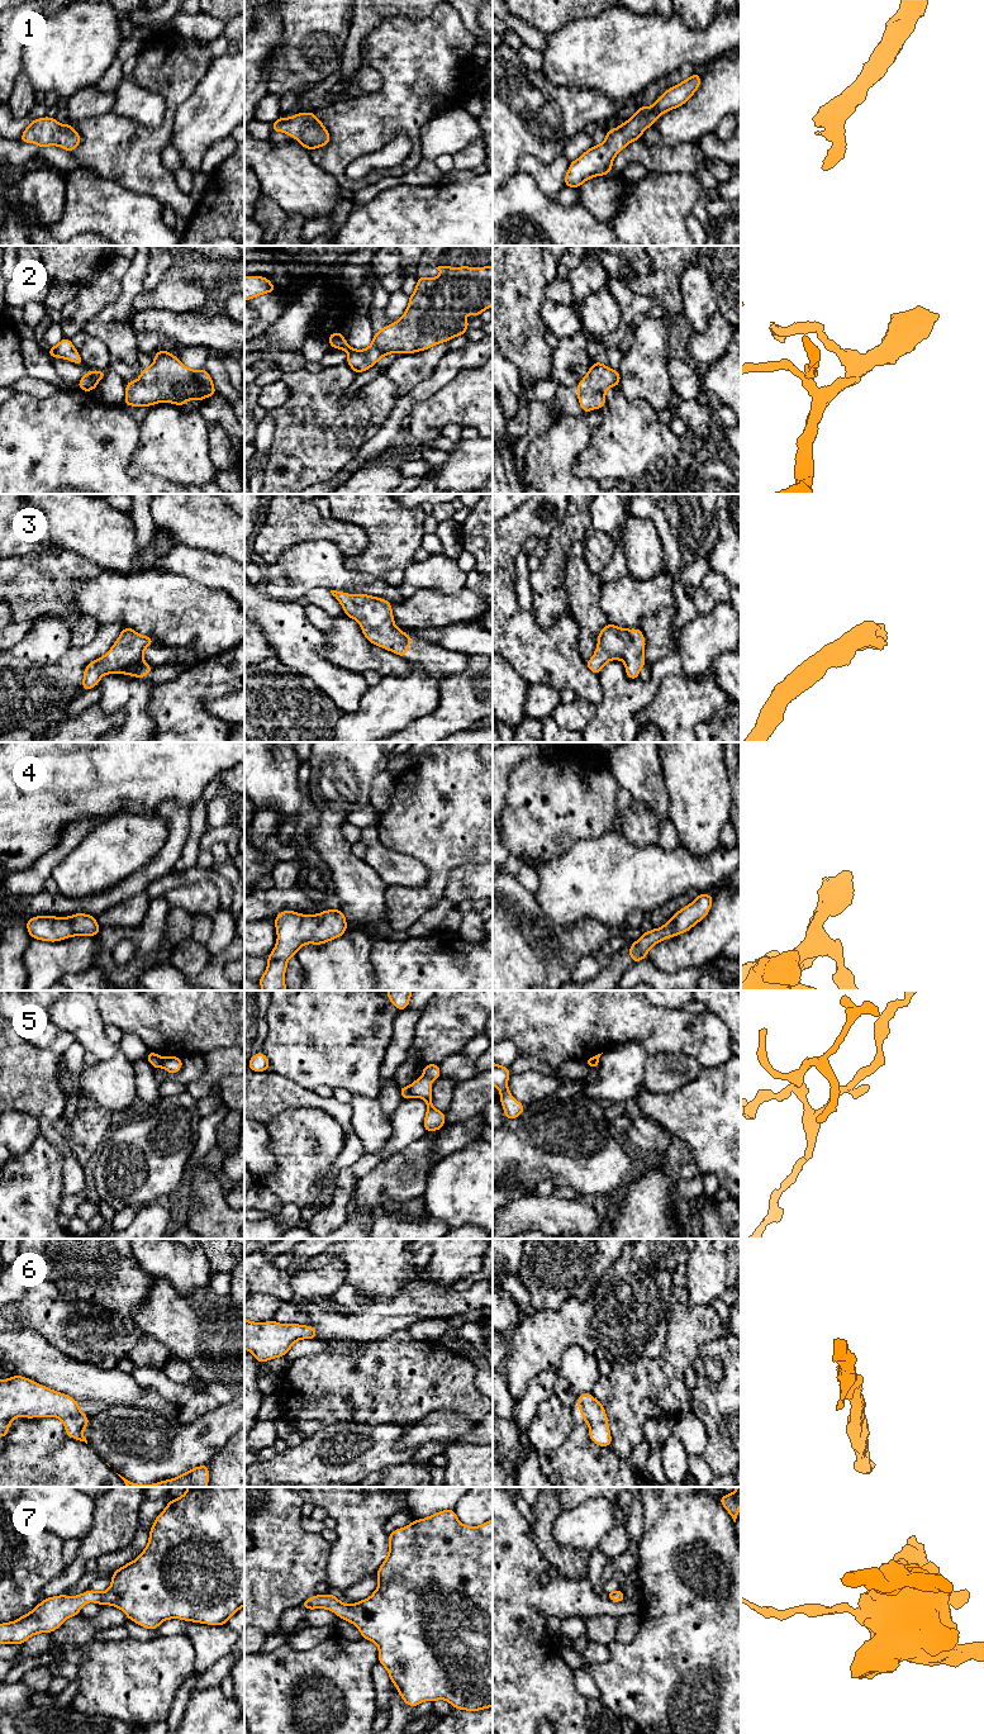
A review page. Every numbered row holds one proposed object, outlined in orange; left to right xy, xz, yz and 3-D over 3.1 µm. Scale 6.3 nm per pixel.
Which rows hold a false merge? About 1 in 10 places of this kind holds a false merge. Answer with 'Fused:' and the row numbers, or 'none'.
Fused: 5

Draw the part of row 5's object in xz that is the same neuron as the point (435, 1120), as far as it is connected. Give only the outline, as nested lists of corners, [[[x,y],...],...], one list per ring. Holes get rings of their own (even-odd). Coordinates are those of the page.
[[[428,1064],[423,1066],[423,1074],[419,1079],[410,1084],[412,1097],[418,1097],[427,1102],[427,1113],[423,1121],[423,1126],[427,1132],[437,1131],[443,1127],[446,1116],[438,1111],[432,1103],[431,1083],[441,1077],[441,1069],[438,1064]]]

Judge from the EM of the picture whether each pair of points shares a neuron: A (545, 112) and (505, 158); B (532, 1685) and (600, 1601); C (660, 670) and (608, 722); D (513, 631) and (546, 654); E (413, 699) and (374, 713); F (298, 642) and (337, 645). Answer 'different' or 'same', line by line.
A: same
B: same
C: same
D: same
E: same
F: different

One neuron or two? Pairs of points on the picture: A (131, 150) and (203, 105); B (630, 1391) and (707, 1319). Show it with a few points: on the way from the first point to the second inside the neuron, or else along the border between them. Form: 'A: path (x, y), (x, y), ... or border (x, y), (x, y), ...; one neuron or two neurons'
A: border (190, 96), (176, 113), (175, 129), (170, 142); two neurons
B: path (649, 1377), (688, 1338); one neuron

